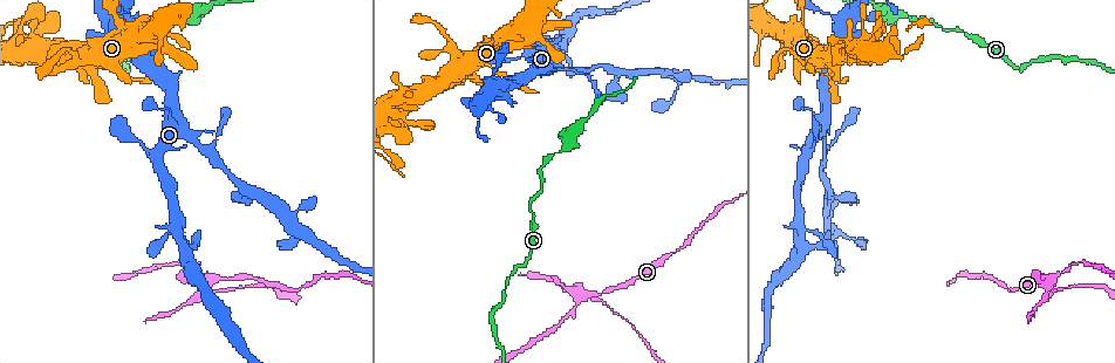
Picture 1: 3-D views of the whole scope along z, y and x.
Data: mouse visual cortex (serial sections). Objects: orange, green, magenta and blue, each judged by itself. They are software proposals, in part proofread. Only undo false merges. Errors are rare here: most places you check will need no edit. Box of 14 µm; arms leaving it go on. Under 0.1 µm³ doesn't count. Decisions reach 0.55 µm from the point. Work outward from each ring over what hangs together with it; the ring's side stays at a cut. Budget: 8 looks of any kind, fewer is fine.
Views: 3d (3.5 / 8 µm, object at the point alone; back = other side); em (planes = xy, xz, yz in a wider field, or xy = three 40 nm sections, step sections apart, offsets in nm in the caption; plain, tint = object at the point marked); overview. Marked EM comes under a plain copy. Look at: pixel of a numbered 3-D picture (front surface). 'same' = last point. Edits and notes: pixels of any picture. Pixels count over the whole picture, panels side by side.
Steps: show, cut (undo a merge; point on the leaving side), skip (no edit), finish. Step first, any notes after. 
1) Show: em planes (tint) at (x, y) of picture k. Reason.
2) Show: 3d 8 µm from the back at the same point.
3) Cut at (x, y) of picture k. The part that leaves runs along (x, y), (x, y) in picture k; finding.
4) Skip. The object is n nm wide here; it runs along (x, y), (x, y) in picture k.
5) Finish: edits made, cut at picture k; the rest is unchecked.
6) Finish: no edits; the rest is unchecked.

Show: 3d 3.5 µm at (206, 153) of picture 1. Arms part here.

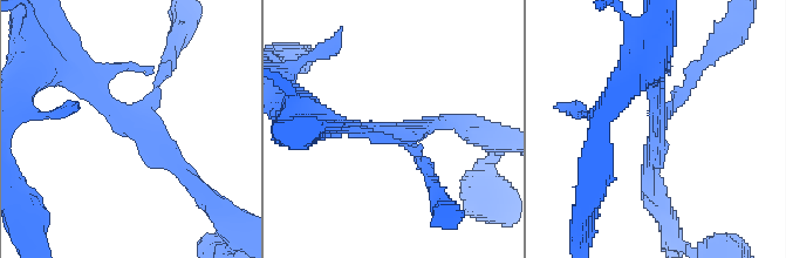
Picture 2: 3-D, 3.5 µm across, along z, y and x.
Show: em xy step 3 (tint) at (132, 121) of picture 2.

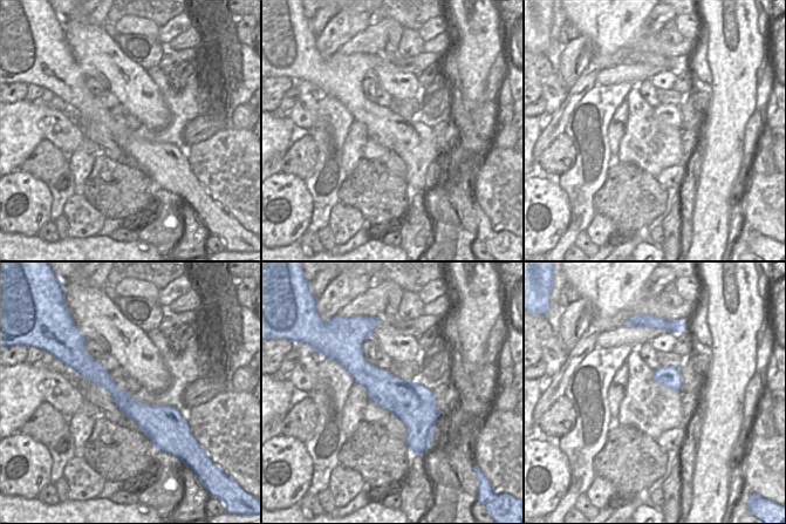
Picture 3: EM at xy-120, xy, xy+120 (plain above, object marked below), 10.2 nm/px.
Skip. One cell here.

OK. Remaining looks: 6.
Show: 3d 8 µm at (303, 234) of picture 1. Sharp bend.

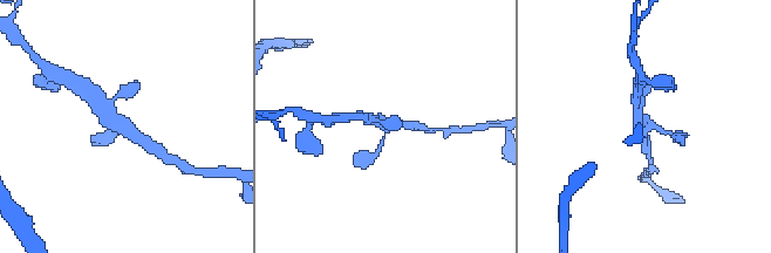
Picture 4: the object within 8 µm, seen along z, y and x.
Show: em xy step 3 (tint) at (123, 124) of picture 4. 3 arms meet here; the arms are 150, 250, 350 nm wide; now the EM.

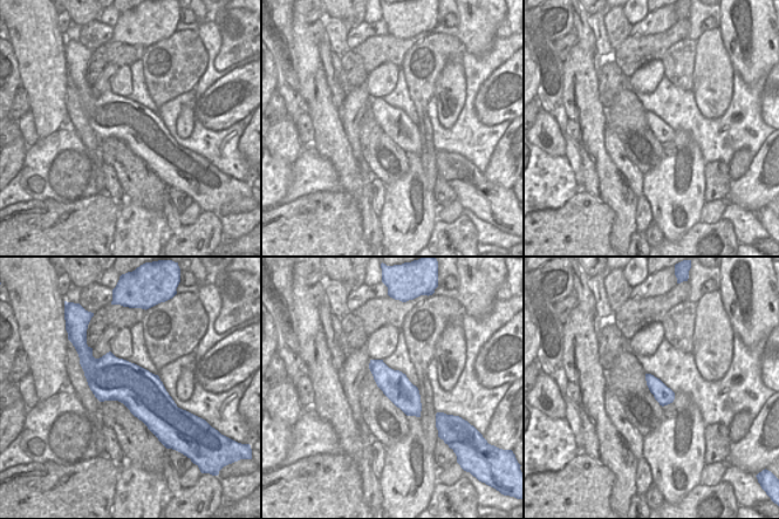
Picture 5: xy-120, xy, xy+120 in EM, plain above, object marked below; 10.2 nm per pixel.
Skip. It runs along (102, 102), (111, 118), (149, 145) in picture 4; one cell here.

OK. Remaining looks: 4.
Show: 3d 3.5 µm from the back at (180, 230) of picture 1. Three arms meet.

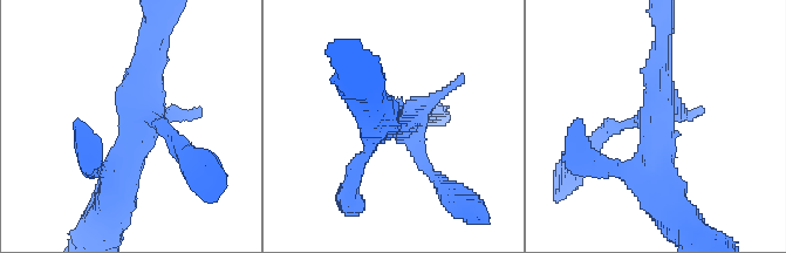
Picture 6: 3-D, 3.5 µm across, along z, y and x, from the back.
Show: em xy step 2 (tint) at (138, 120) of picture 6.

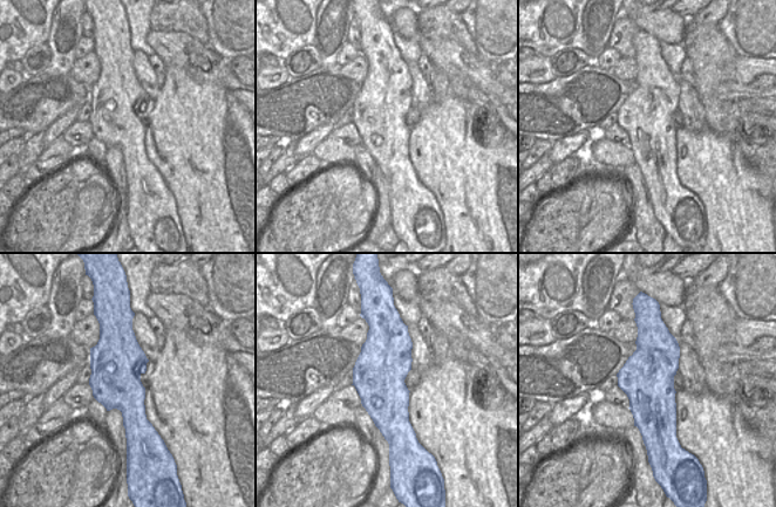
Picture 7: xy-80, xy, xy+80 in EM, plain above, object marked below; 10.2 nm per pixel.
Skip. One cell here.

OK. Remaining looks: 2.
Finish: no edits; the rest is unchecked.

